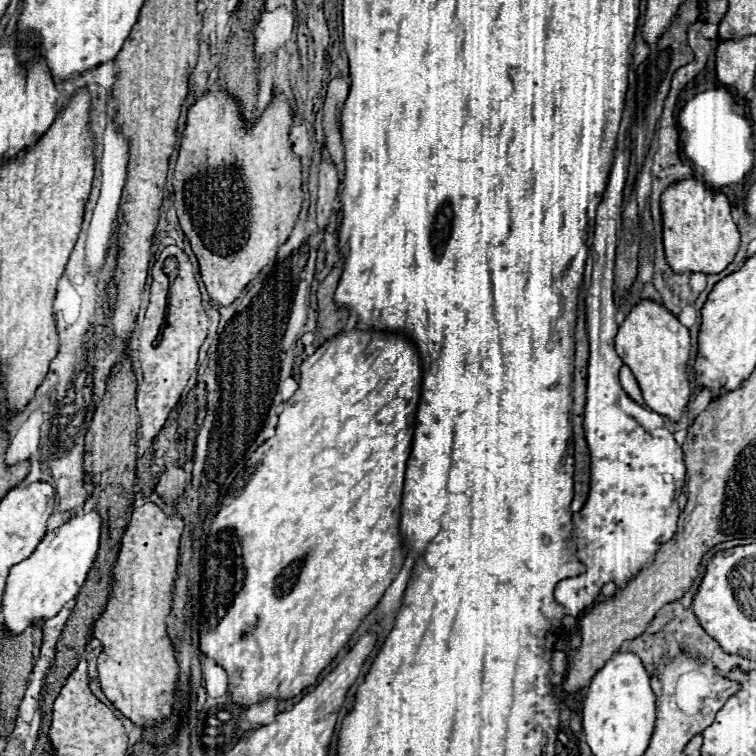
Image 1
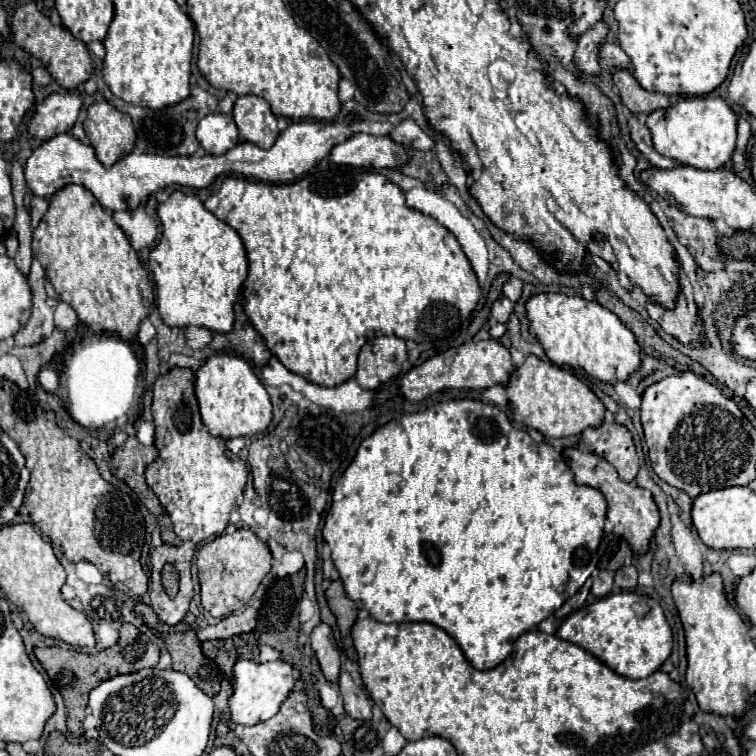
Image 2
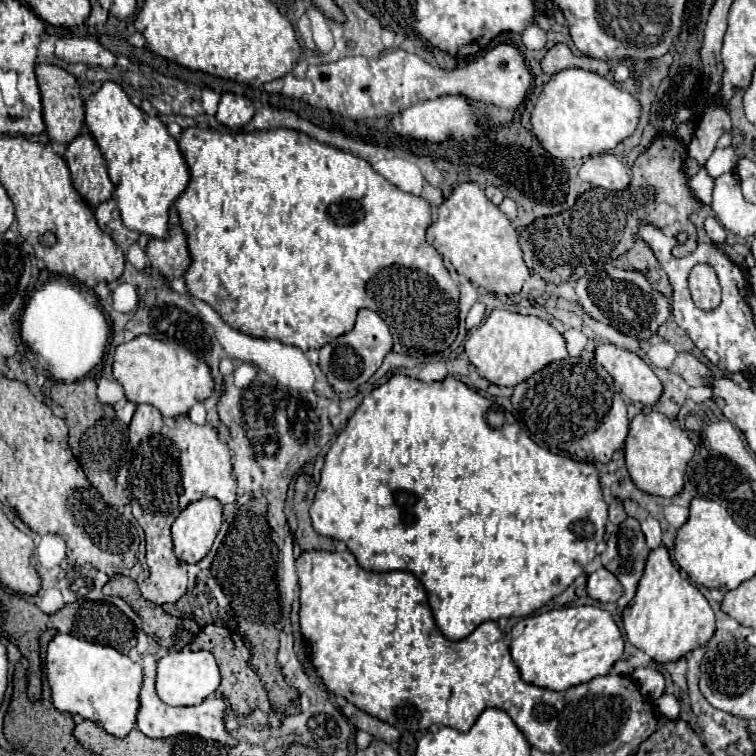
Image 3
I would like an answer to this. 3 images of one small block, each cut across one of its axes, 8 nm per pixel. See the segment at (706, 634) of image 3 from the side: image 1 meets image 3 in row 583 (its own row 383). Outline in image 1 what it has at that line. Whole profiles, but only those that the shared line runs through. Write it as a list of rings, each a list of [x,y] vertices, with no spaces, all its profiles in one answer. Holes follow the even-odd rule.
[[[644,300],[636,304],[620,324],[620,330],[616,334],[616,352],[636,374],[646,406],[658,414],[678,420],[692,392],[690,378],[686,374],[686,364],[690,358],[688,328],[682,326],[678,318],[662,304]]]

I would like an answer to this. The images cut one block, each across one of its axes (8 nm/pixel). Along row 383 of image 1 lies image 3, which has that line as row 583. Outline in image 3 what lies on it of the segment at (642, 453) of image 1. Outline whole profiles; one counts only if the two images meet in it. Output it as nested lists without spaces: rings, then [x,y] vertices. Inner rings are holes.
[[[602,566],[588,576],[588,594],[598,602],[614,602],[622,596],[622,586],[616,576]]]

